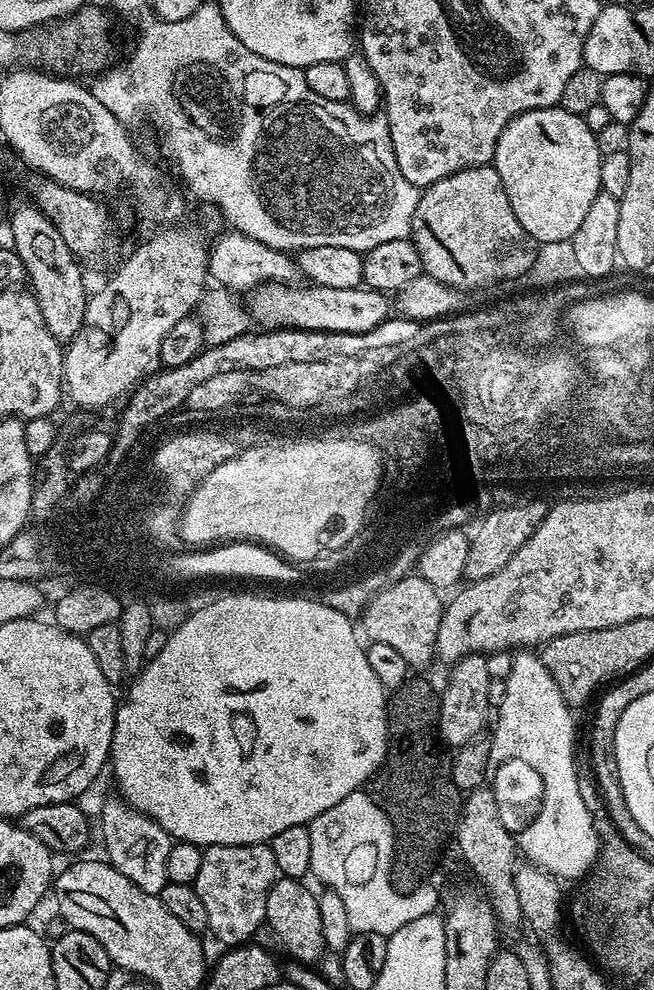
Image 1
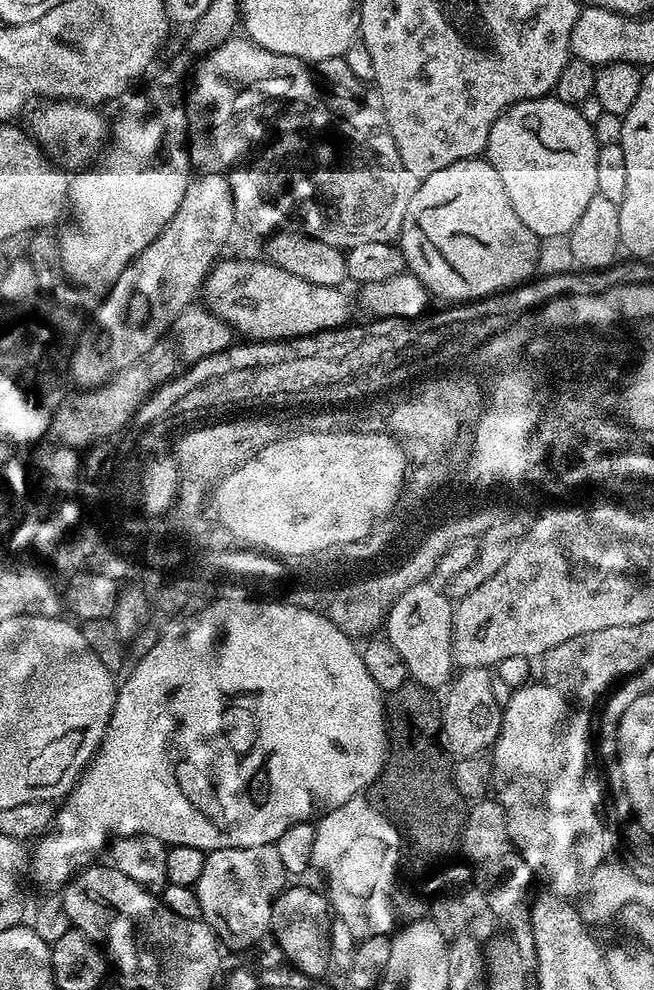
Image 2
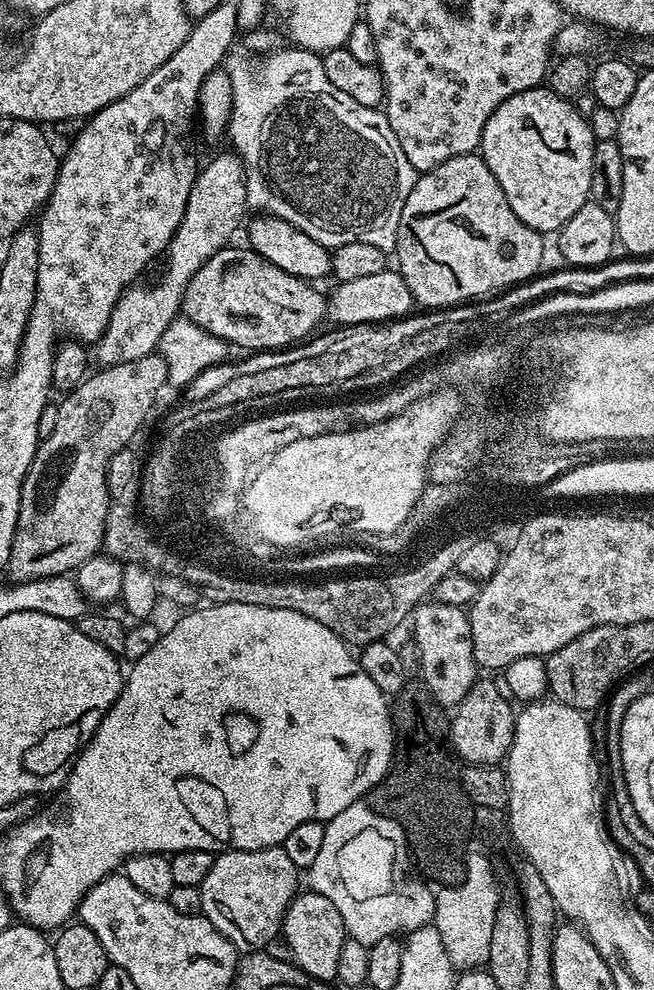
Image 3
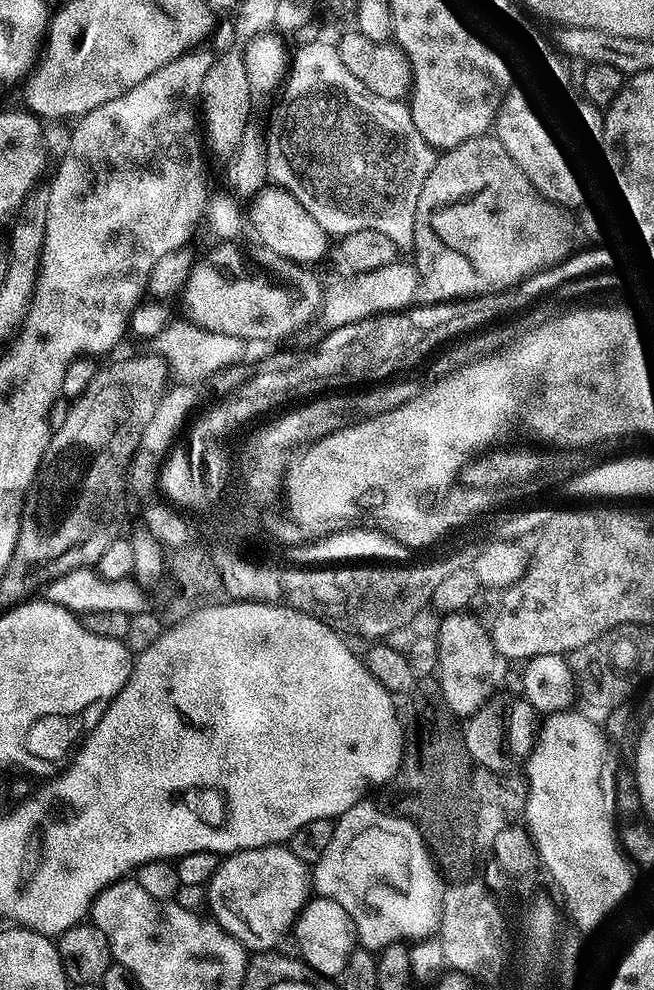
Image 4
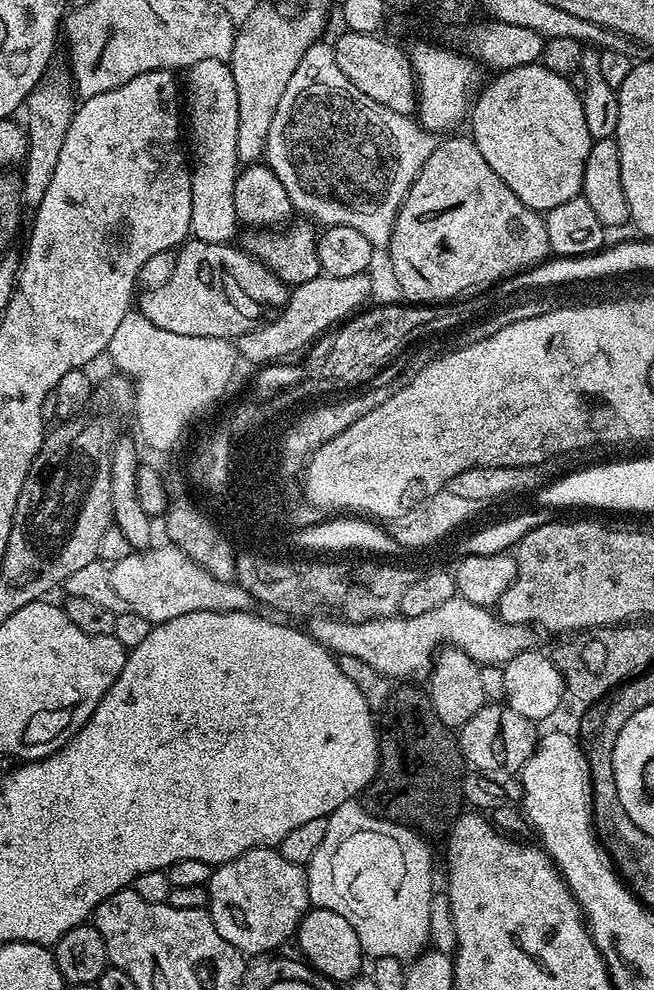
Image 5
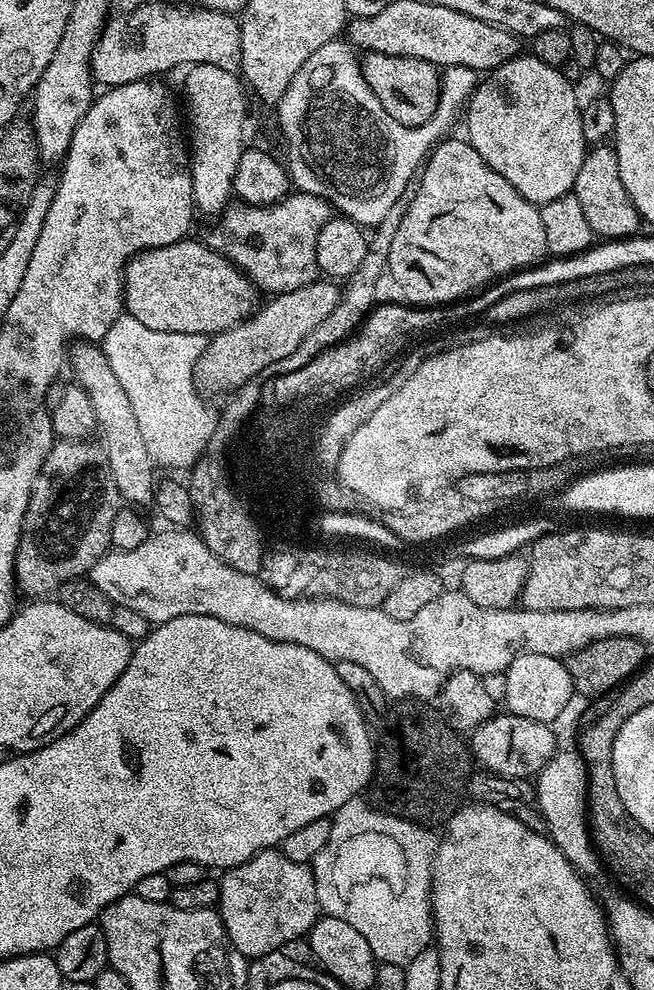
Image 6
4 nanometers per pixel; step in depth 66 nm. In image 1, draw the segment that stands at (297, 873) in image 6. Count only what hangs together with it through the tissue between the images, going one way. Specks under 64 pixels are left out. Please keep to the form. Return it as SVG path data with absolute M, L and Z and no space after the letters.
M267 843L207 845L194 887L206 906L211 935L216 935L224 946L251 941L254 930L265 923L266 898L279 876L278 862L274 862L274 854Z

